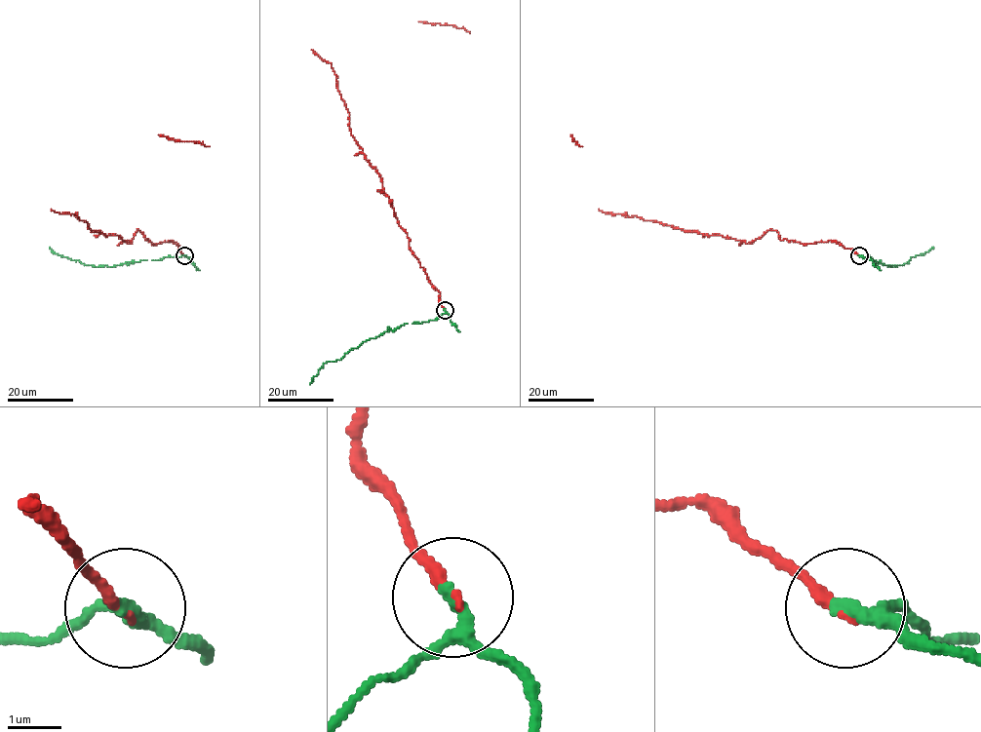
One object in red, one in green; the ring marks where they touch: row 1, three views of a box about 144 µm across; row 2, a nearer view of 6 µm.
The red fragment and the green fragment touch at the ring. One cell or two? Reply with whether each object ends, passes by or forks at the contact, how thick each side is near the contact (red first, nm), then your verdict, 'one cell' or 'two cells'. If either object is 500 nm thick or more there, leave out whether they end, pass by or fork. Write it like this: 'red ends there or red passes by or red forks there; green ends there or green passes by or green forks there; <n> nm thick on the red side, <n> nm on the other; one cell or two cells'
red ends there; green passes by; 180 nm thick on the red side, 240 nm on the other; one cell

